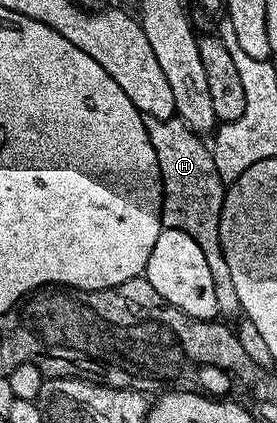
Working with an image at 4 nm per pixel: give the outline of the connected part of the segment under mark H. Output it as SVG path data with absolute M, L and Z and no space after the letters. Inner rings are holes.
M144 116L144 125L146 134L150 134L150 146L154 146L160 167L161 225L190 234L190 238L194 238L194 242L202 246L202 254L206 254L206 263L210 265L210 278L214 278L218 313L239 313L238 294L234 291L234 282L230 282L230 266L226 266L226 258L220 245L220 215L224 205L226 185L221 182L218 170L214 166L209 145L203 144L205 141L179 118L159 120L153 116Z

